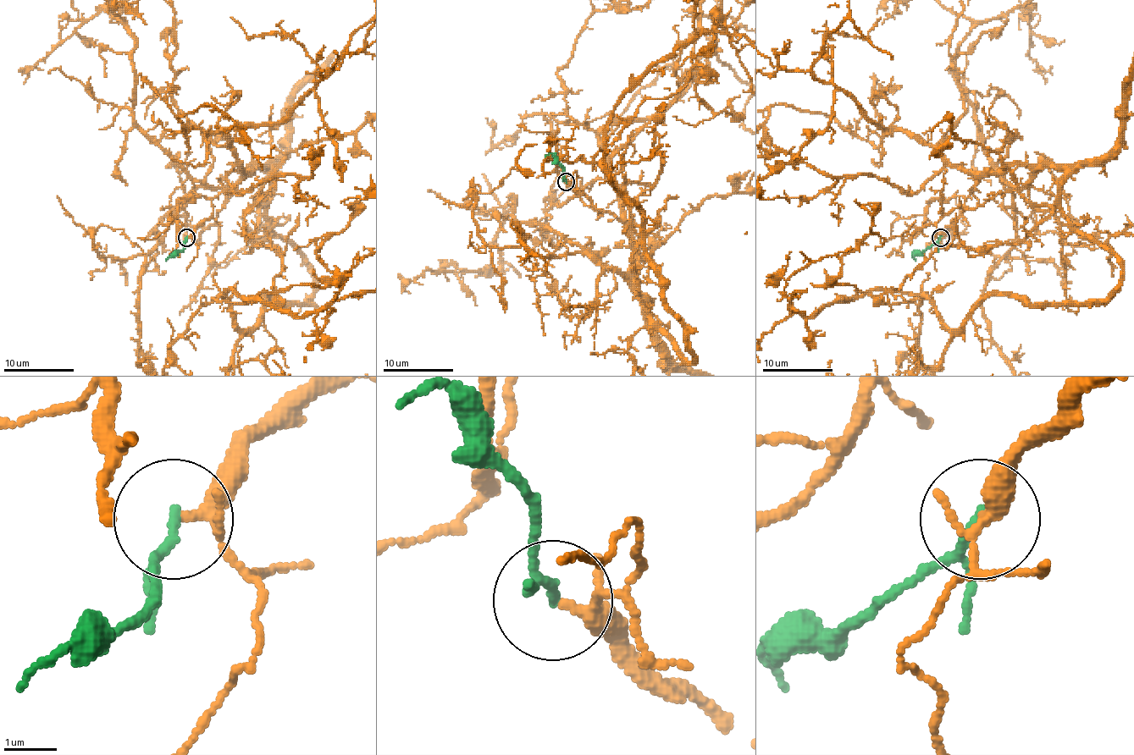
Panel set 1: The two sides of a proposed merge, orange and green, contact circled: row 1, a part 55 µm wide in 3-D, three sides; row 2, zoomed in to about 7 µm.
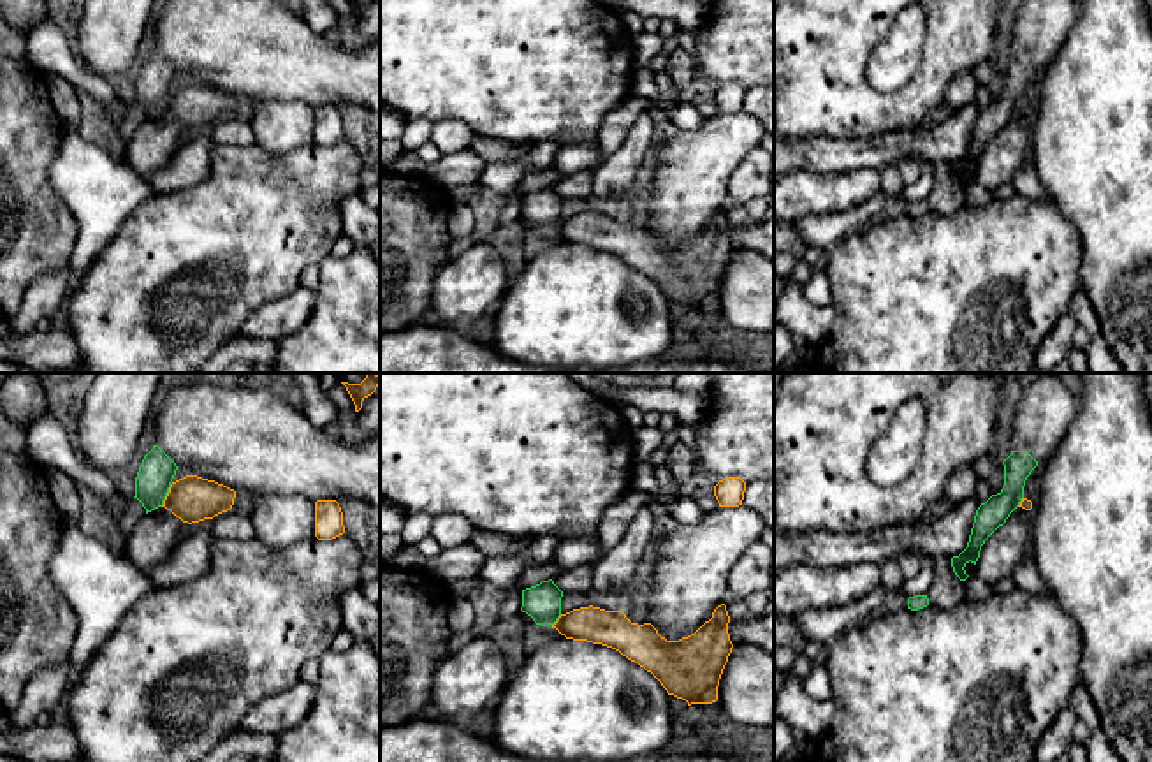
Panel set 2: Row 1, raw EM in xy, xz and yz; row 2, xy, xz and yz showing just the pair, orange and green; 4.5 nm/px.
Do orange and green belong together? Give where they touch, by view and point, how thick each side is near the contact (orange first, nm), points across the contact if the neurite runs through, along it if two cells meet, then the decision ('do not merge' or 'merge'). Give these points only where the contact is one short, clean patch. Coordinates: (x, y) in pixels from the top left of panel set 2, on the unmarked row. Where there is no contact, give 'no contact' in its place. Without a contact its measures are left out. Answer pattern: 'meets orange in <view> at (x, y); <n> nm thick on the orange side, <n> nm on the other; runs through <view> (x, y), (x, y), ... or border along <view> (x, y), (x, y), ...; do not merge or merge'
meets orange in xy at (167, 101); 220 nm thick on the orange side, 160 nm on the other; border along xy (171, 90), (160, 111); do not merge

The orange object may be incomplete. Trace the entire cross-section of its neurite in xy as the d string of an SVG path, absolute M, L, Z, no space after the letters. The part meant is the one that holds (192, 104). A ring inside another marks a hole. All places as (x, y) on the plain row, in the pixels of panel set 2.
M186 81L171 90L162 113L192 130L230 116L234 104L236 97L223 90Z

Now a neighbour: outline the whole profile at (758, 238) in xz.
M774 218L749 227L730 225L728 239L733 252L755 252L774 262Z

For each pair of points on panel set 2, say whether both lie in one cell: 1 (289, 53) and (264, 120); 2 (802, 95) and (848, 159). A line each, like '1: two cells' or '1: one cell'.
1: two cells
2: two cells

